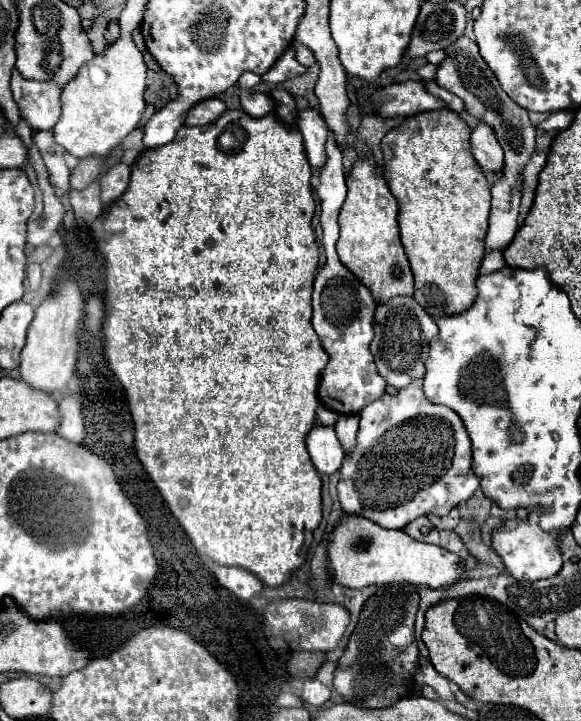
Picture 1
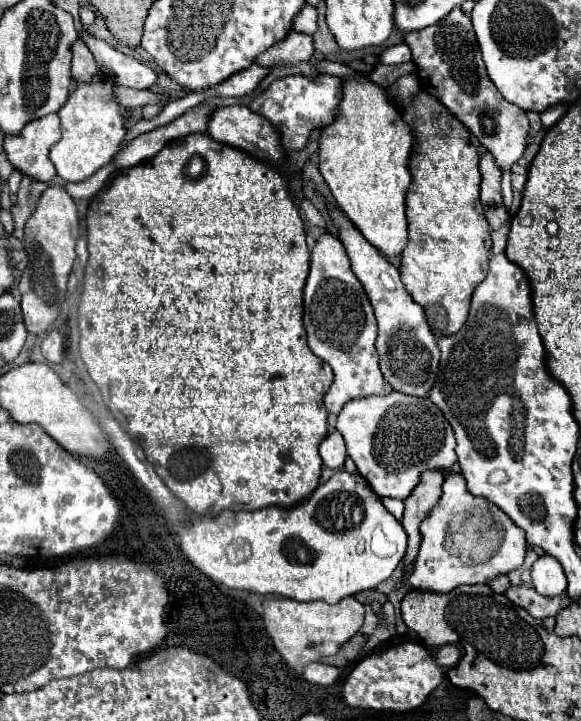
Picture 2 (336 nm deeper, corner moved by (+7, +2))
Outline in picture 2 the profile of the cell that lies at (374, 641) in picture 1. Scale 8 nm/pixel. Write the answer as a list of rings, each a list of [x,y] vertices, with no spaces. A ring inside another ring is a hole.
[[[426,471],[422,473],[422,479],[414,493],[404,501],[404,519],[402,527],[408,535],[408,551],[402,561],[402,571],[410,573],[410,565],[414,565],[414,557],[418,557],[418,545],[420,545],[420,533],[418,527],[422,519],[428,517],[430,509],[440,501],[442,495],[442,483],[444,475],[440,471]]]

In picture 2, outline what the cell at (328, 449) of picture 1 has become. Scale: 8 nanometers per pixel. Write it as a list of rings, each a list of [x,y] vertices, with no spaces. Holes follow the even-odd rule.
[[[332,431],[322,439],[320,457],[324,461],[324,467],[330,467],[330,469],[342,469],[344,467],[346,447],[344,447],[344,439],[338,431]]]

